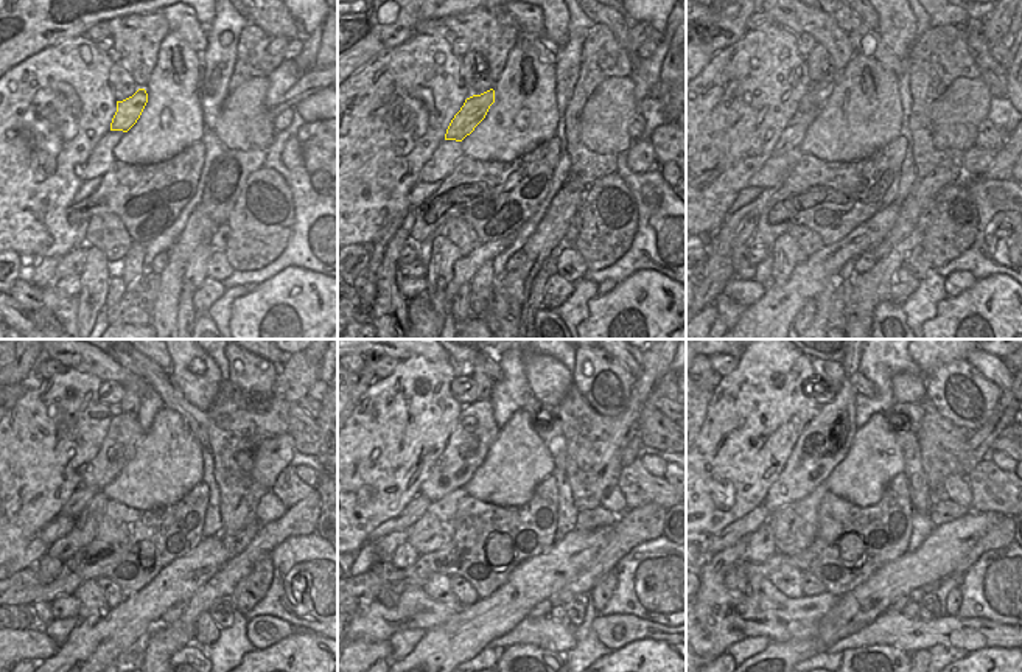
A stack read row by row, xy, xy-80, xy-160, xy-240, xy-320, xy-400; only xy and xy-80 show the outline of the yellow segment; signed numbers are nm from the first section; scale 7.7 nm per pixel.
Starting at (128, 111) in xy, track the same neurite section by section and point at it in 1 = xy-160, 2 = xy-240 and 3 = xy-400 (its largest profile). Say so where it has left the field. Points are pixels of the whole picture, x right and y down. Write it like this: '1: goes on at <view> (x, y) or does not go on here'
1: goes on at xy-160 (792, 136)
2: goes on at xy-240 (80, 498)
3: goes on at xy-400 (741, 529)

